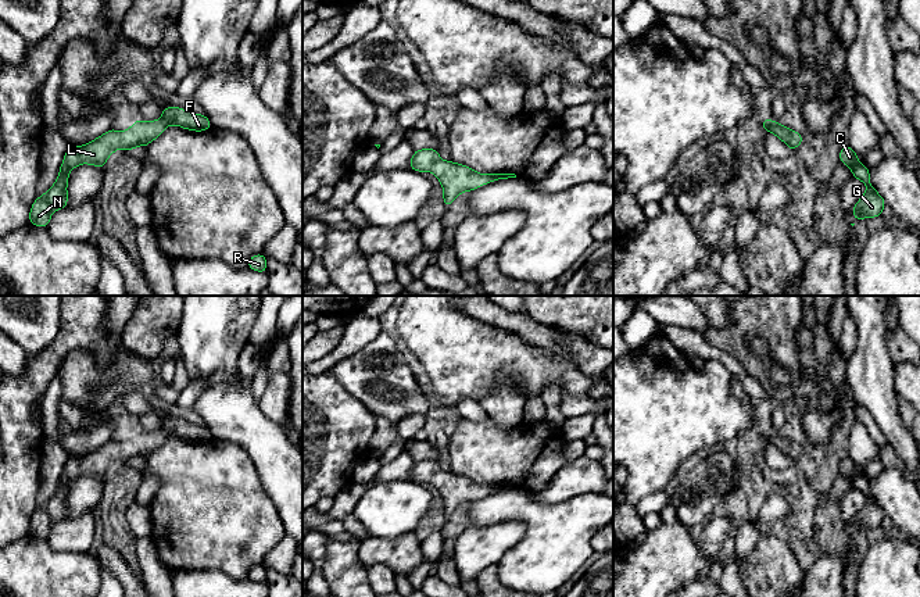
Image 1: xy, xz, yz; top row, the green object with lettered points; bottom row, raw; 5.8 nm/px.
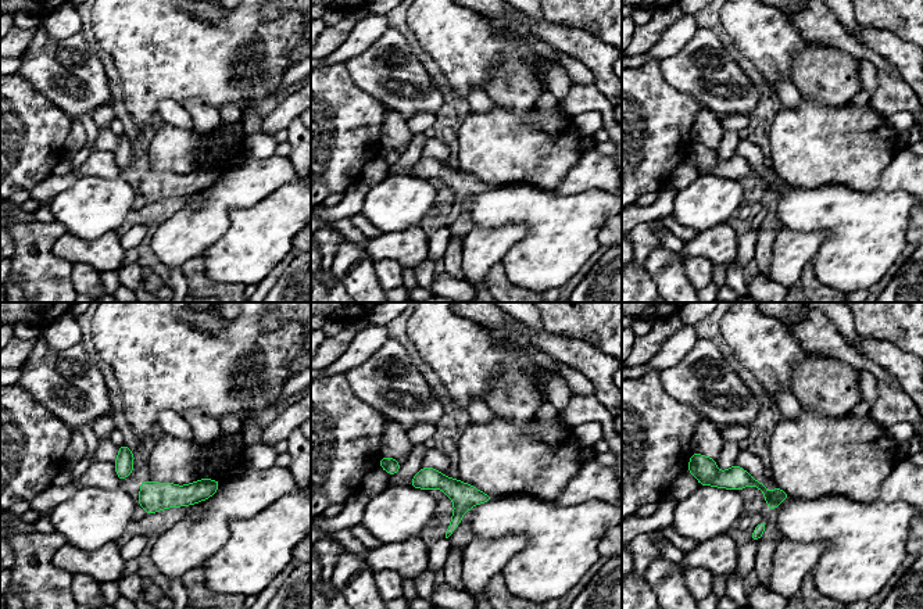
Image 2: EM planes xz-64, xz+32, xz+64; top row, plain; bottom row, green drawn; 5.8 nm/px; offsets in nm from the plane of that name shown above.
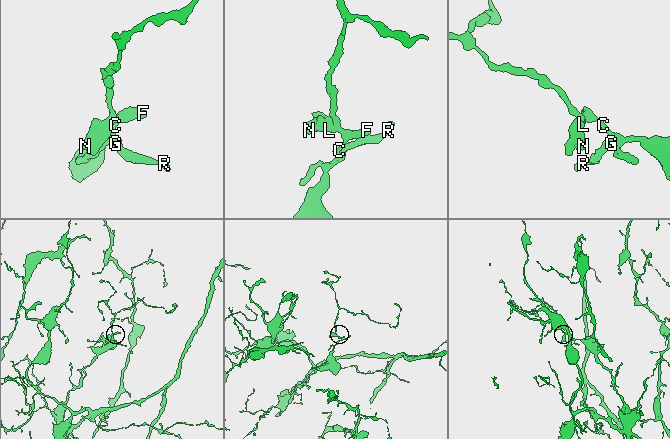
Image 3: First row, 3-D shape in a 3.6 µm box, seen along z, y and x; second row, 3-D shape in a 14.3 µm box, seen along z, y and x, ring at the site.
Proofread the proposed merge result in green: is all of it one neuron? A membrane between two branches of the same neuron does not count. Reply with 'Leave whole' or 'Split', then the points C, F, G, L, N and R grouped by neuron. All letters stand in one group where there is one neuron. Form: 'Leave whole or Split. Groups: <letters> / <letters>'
Leave whole. Groups: C F G L N R

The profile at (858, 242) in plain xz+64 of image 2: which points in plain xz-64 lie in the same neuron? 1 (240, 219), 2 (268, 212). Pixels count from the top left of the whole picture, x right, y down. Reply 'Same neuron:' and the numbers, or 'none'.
Same neuron: 1, 2

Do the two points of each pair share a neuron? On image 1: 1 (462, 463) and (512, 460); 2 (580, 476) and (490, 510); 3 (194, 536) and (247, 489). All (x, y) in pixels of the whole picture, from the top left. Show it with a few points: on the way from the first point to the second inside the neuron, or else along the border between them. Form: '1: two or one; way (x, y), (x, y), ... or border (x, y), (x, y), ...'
1: one; way (475, 460), (500, 460)
2: two; border (526, 492), (543, 503), (562, 501)
3: one; way (207, 524), (215, 515), (221, 515), (235, 501)

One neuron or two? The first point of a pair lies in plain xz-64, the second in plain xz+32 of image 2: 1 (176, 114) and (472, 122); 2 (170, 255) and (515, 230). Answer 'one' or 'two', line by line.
1: two
2: one

